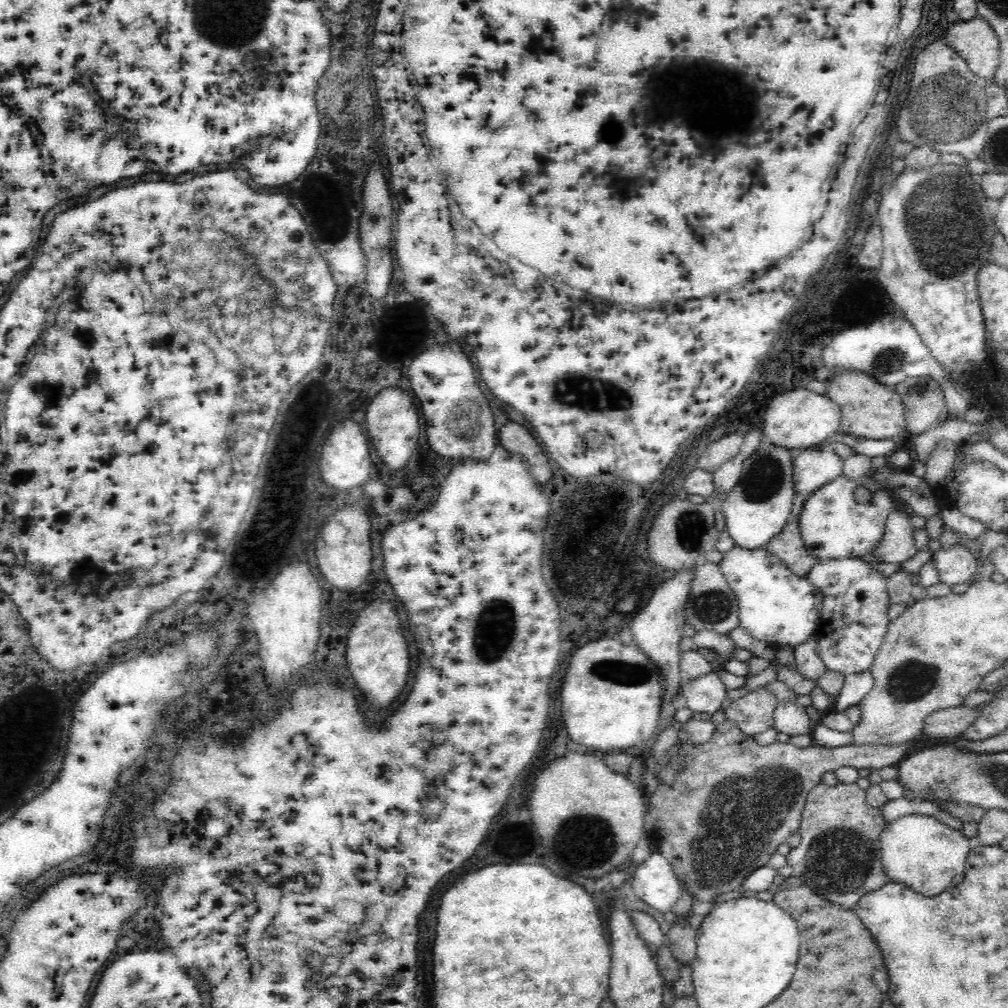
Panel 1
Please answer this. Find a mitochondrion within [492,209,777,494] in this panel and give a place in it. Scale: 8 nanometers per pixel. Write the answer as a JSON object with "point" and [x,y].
{"point":[583,392]}

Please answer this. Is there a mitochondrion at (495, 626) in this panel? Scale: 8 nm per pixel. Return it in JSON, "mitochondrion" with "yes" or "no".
{"mitochondrion":"yes"}

